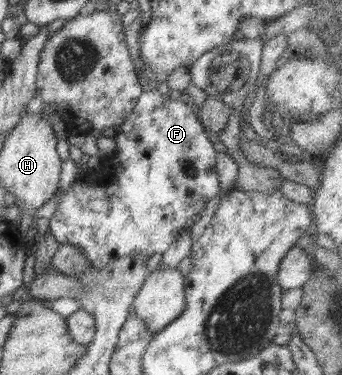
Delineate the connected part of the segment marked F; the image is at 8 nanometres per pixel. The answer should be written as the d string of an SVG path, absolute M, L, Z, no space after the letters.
M143 87L134 109L117 127L114 137L117 143L116 175L108 175L108 199L76 199L76 185L63 195L60 205L50 219L51 234L60 244L78 246L91 261L91 269L102 269L110 258L124 256L146 256L163 254L168 246L184 231L200 219L210 199L222 192L217 169L217 151L214 138L200 123L195 107L189 107L180 99L162 95L160 91Z

